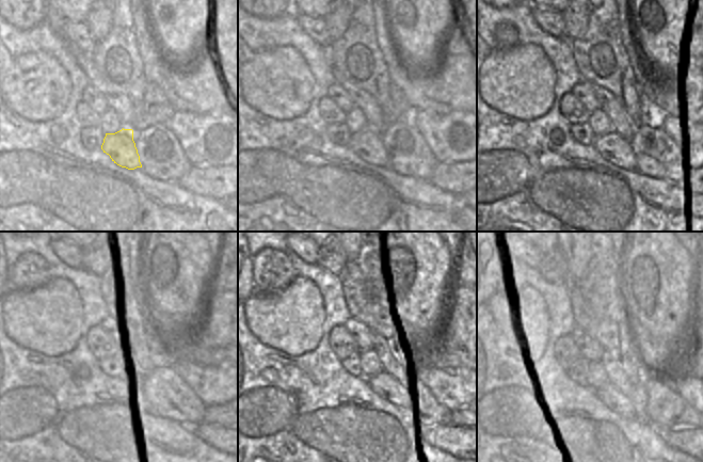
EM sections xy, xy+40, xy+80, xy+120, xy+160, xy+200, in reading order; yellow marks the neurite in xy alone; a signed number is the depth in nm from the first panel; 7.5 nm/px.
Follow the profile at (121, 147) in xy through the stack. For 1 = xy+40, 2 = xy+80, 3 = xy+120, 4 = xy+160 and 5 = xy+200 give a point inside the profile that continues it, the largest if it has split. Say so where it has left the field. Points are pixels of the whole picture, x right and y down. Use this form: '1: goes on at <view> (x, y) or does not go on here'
1: goes on at xy+40 (367, 144)
2: goes on at xy+80 (616, 149)
3: goes on at xy+120 (141, 387)
4: goes on at xy+160 (381, 384)
5: goes on at xy+200 (616, 399)

